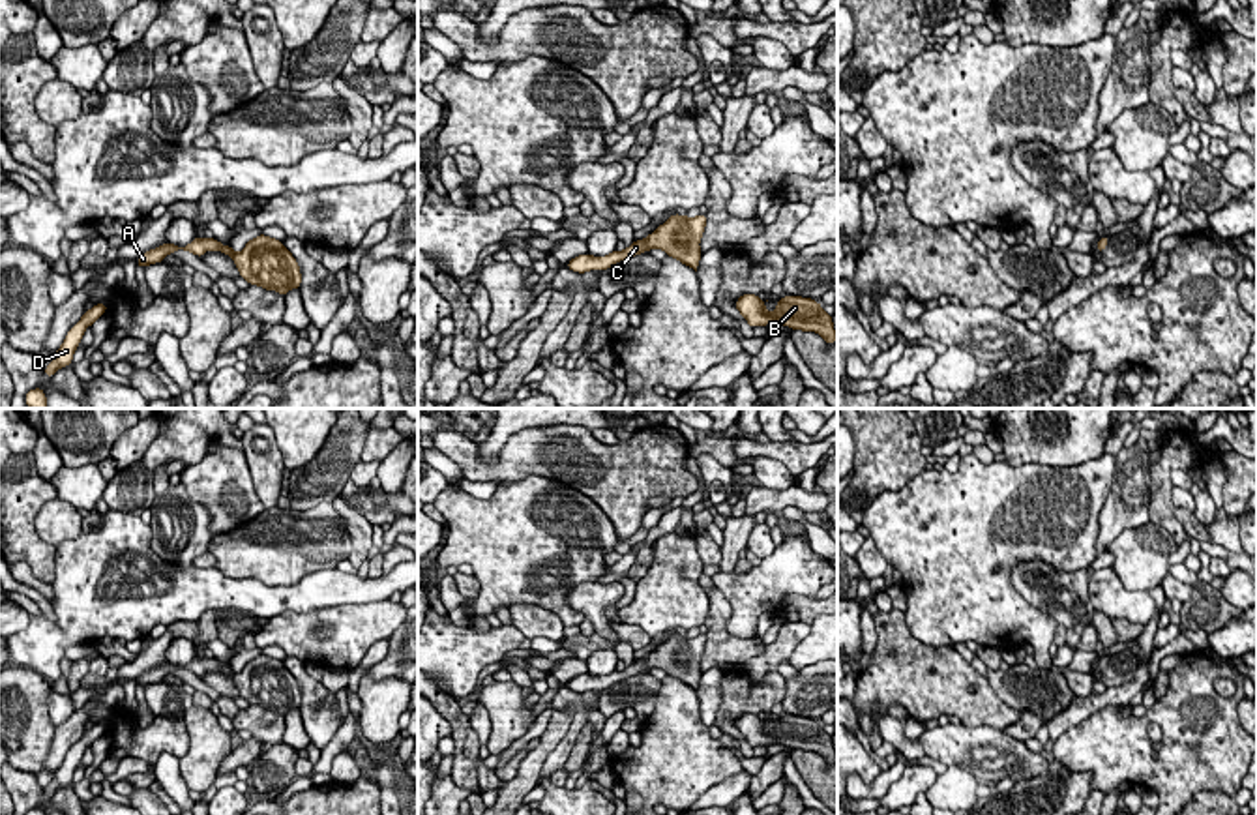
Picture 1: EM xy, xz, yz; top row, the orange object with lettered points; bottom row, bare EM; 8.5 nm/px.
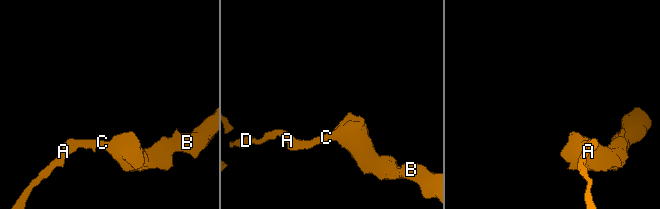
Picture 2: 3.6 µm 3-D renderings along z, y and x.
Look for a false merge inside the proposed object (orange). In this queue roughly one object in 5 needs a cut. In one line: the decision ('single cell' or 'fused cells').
single cell

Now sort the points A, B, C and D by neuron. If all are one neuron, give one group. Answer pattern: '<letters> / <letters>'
A B C D

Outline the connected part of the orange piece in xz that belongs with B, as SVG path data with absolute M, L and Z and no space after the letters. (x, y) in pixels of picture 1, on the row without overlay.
M744 714L734 723L751 748L768 746L768 742L774 740L776 744L789 746L792 749L815 751L828 764L836 764L832 734L828 734L813 718L779 718L777 727L772 733L768 733L764 725L766 721L755 714Z

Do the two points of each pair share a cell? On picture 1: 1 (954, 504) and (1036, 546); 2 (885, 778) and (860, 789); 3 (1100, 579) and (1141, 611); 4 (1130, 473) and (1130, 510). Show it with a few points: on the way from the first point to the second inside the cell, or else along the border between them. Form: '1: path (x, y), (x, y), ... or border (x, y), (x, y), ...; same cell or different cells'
1: path (975, 516), (1006, 516), (1016, 525); same cell
2: path (879, 784), (873, 789), (866, 789); same cell
3: path (1109, 589), (1124, 604), (1132, 606); same cell
4: path (1130, 482), (1130, 501); same cell

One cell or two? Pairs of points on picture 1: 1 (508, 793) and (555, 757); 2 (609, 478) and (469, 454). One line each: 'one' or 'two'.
1: two
2: one

